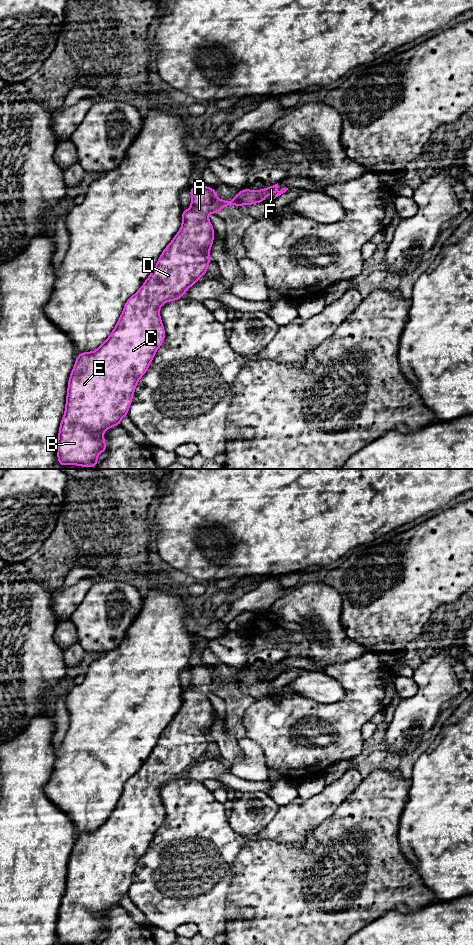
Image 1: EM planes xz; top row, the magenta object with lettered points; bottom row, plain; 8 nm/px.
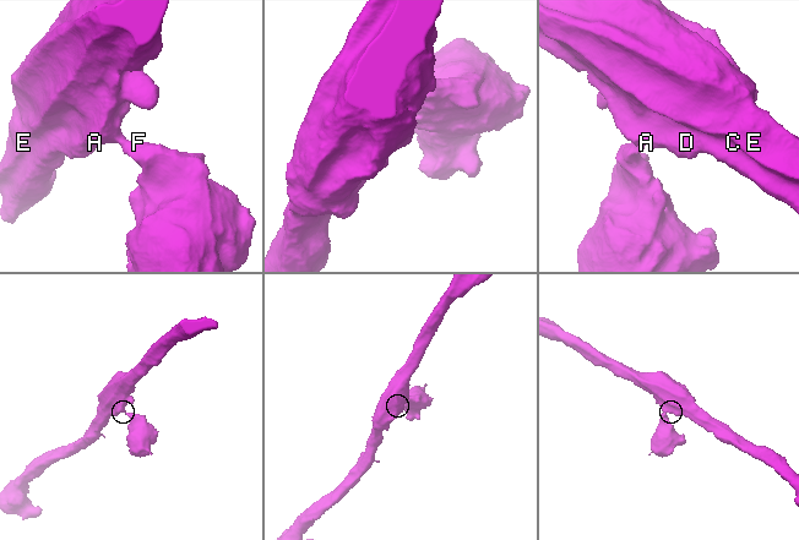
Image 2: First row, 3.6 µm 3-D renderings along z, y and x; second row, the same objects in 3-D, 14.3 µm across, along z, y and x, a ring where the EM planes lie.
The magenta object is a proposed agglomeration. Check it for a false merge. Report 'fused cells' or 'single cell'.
single cell

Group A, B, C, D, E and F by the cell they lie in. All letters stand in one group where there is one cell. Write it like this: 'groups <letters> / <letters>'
groups A B C D E F

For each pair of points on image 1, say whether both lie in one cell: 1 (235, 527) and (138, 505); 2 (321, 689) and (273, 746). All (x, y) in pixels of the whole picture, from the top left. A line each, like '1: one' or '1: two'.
1: two
2: two

